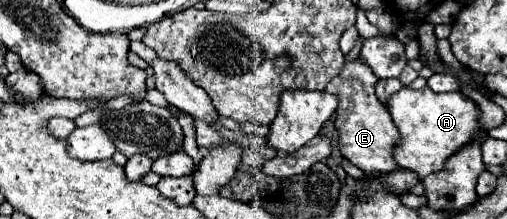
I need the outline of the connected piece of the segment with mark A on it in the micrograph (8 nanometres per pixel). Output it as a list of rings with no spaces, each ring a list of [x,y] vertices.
[[[404,86],[388,100],[388,112],[402,136],[394,150],[394,158],[402,168],[412,170],[420,180],[428,174],[444,170],[446,160],[452,154],[486,132],[480,124],[480,108],[462,92],[436,94],[430,88],[412,90]]]

